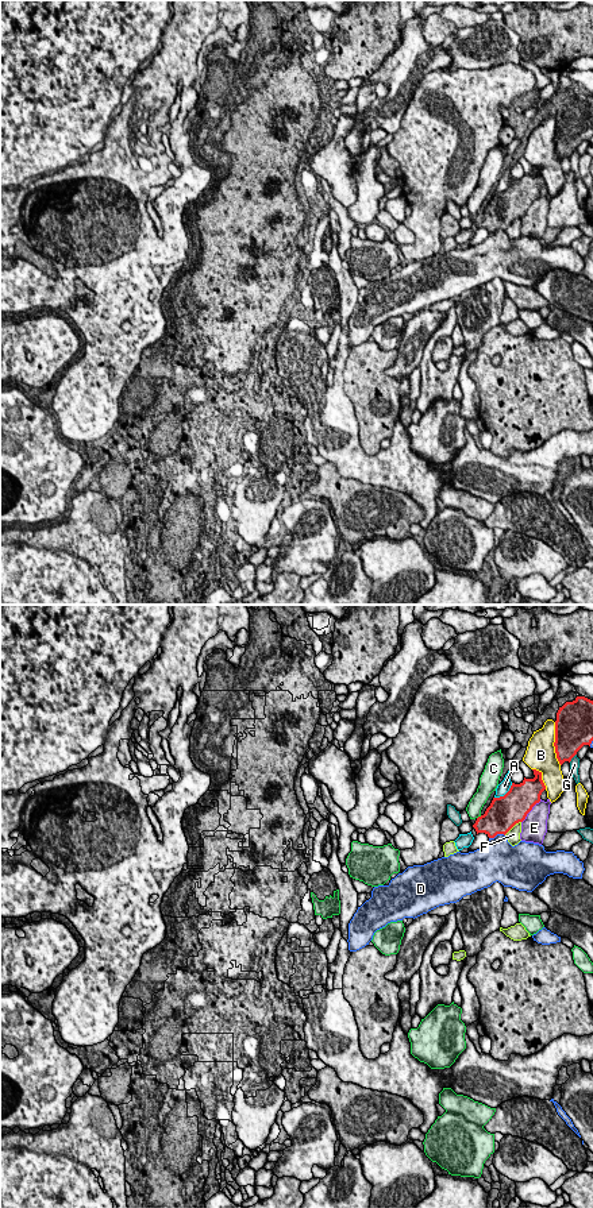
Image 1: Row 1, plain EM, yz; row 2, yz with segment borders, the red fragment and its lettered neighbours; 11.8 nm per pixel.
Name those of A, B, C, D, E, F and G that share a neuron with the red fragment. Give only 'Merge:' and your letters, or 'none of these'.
Merge: none of these

